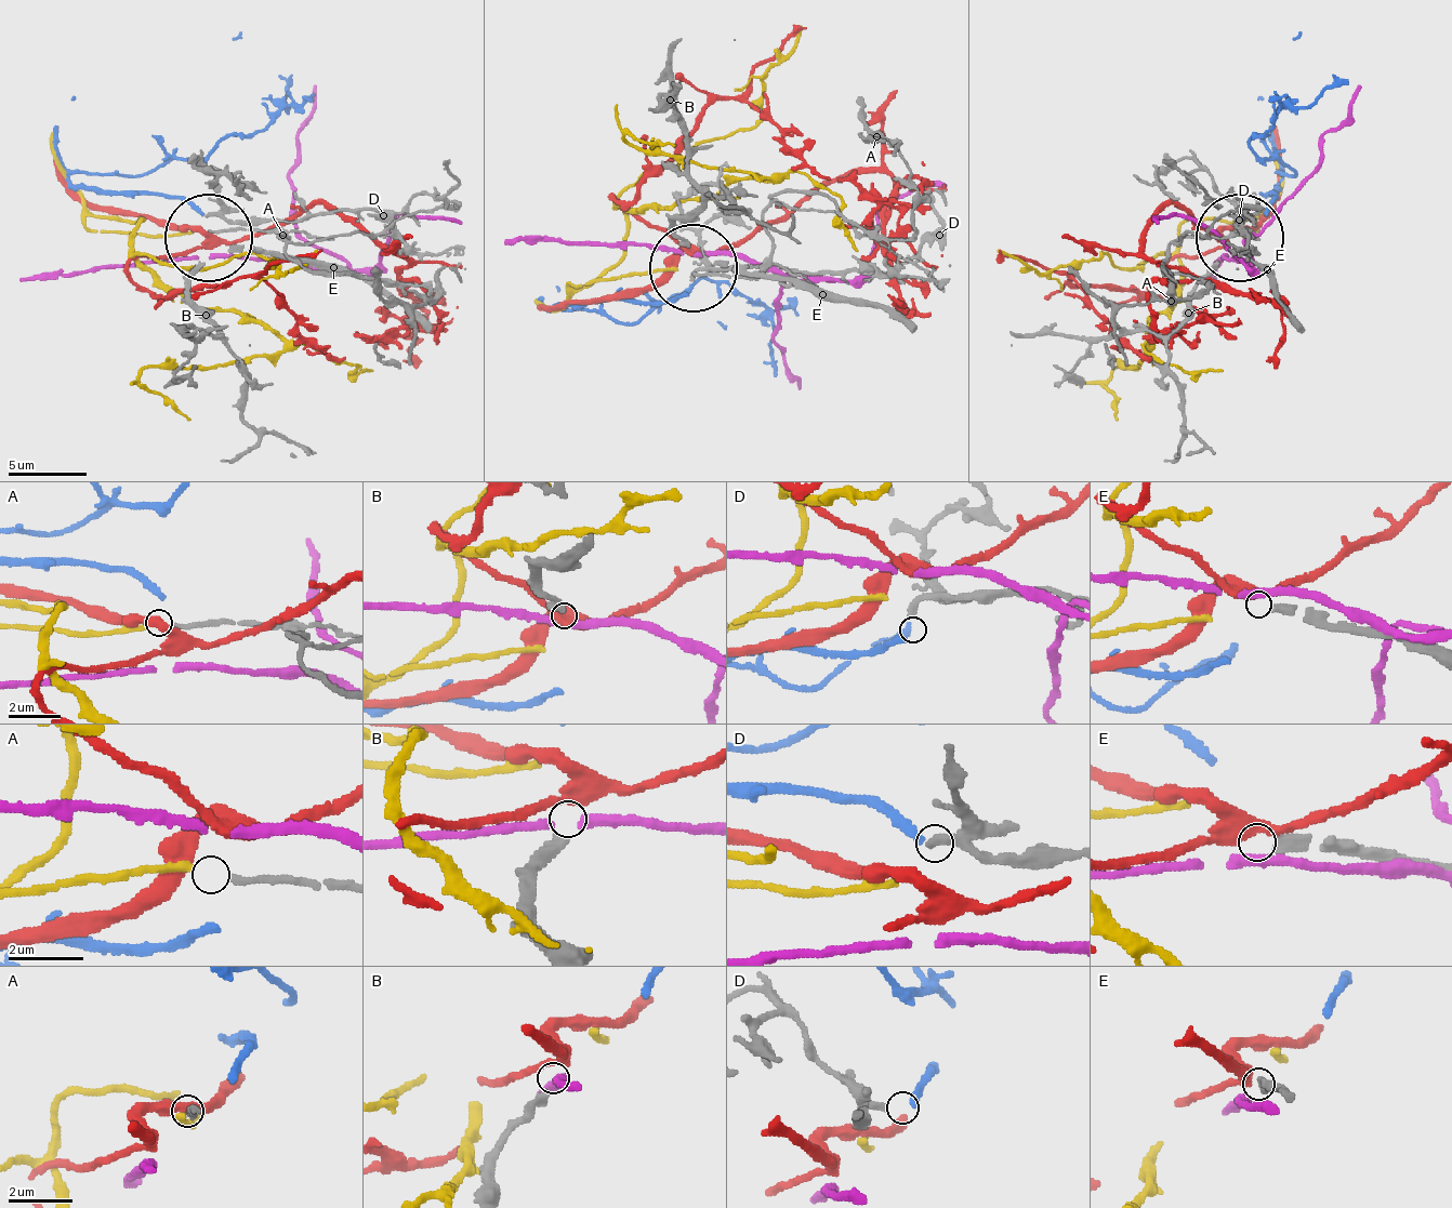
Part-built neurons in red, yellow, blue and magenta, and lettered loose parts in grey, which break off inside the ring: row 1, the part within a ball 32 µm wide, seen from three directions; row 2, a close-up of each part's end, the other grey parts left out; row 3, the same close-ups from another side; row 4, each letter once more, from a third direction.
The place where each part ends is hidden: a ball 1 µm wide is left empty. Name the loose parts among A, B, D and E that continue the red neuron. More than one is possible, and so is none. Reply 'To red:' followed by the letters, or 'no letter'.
To red: B

